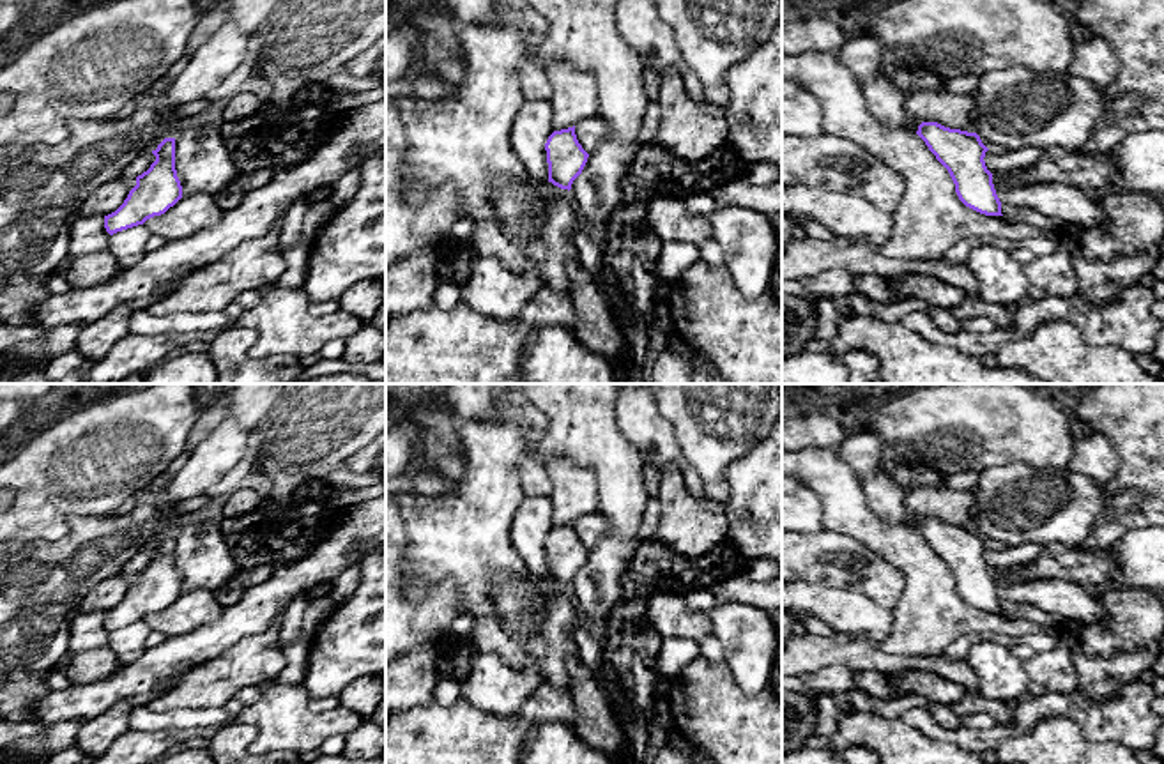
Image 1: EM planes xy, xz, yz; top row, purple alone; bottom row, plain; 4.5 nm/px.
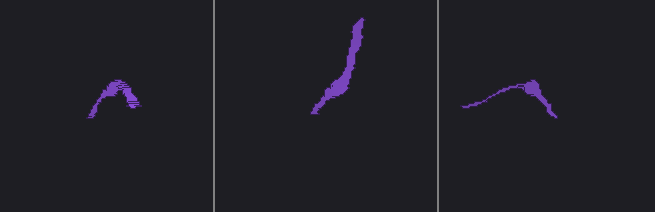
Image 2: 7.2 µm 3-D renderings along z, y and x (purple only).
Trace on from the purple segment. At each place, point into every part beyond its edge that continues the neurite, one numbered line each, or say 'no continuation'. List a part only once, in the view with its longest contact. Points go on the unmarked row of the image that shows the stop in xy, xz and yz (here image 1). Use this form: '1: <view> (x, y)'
no continuation

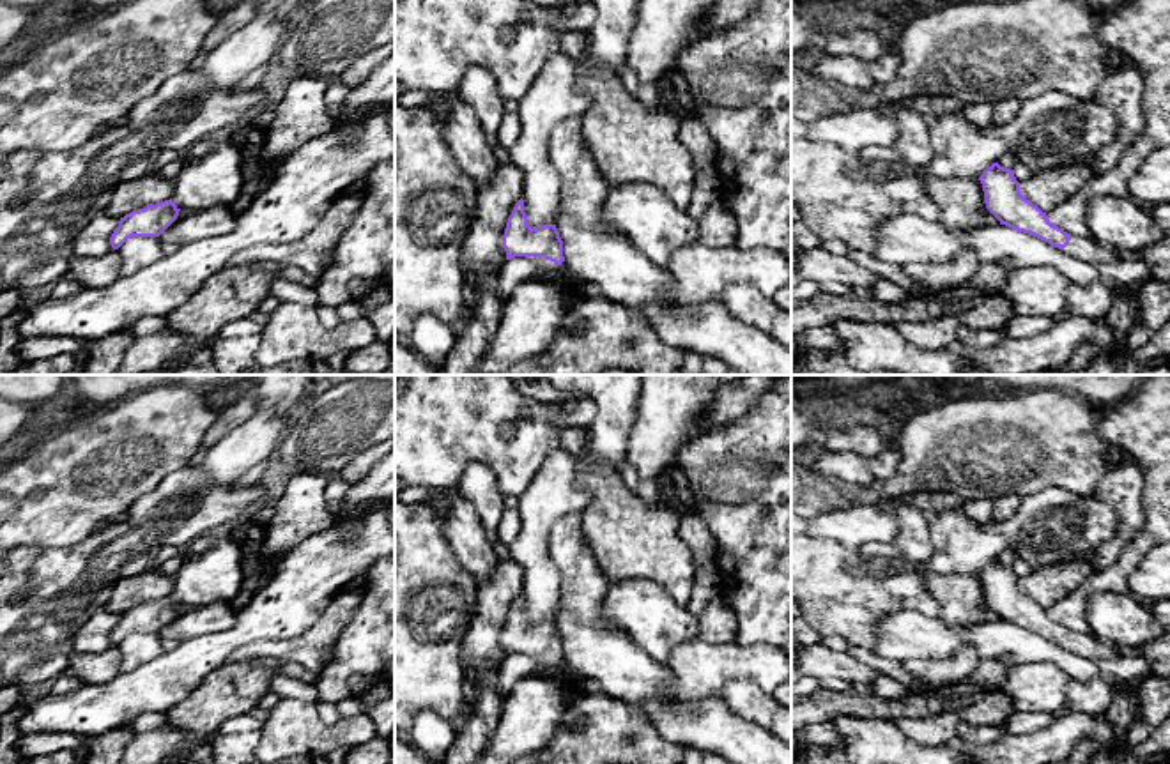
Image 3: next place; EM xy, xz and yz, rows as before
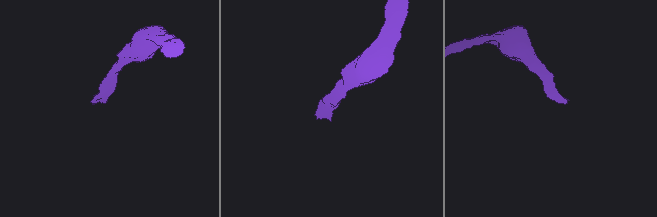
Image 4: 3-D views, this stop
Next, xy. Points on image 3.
no continuation

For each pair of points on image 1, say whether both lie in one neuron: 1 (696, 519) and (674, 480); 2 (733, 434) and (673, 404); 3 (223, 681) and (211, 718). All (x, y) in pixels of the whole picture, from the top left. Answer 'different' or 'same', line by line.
1: same
2: same
3: different

